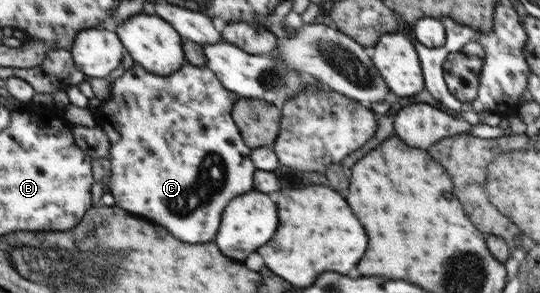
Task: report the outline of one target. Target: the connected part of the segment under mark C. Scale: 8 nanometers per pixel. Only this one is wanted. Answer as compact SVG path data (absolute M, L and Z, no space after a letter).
M189 62L170 75L151 73L135 63L122 76L113 79L110 91L96 117L112 140L107 155L111 161L108 186L115 205L167 228L181 242L213 242L223 208L231 198L253 190L256 172L250 157L252 148L244 142L232 117L232 108L239 98L237 93L227 90L209 67Z

